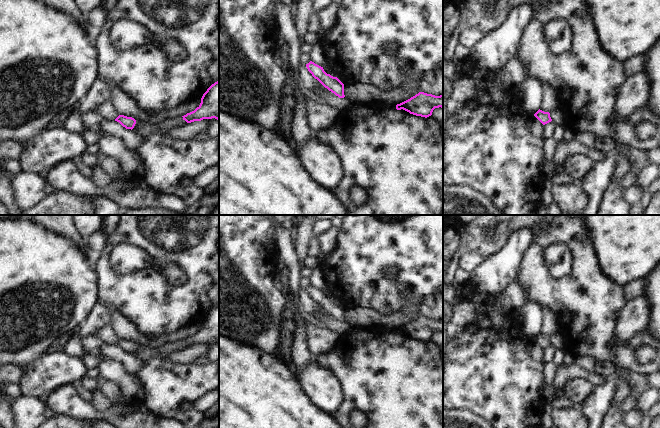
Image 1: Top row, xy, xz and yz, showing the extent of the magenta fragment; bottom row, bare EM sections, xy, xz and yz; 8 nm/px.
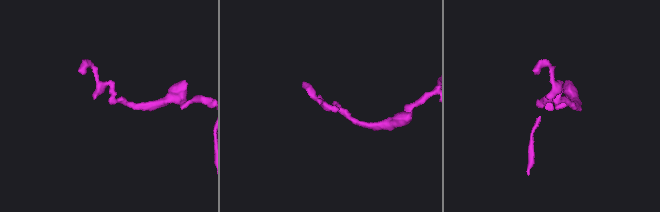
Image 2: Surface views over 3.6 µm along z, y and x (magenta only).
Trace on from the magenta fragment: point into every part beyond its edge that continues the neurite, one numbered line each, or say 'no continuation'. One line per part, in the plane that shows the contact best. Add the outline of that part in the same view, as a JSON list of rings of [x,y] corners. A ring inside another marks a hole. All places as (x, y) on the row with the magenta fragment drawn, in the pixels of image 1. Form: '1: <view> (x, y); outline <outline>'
no continuation

